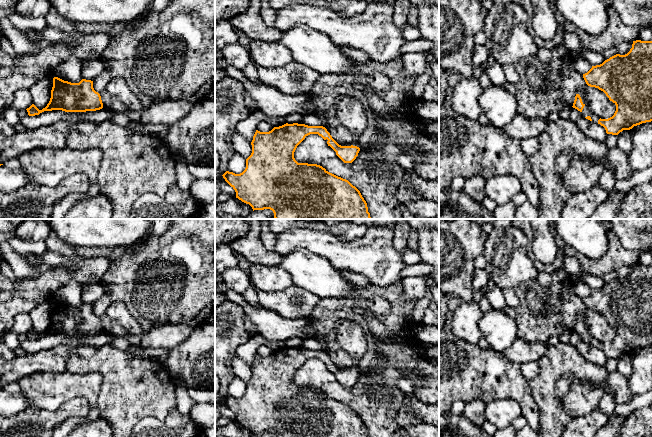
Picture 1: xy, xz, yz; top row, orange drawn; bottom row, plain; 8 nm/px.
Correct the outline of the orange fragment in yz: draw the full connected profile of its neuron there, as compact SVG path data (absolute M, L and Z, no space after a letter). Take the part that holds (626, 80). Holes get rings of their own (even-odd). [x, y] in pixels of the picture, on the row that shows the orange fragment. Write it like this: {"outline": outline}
{"outline": "M633 41L627 54L616 54L602 64L592 66L583 78L588 86L603 91L616 105L612 117L598 120L607 134L618 135L623 130L652 121L652 41Z"}

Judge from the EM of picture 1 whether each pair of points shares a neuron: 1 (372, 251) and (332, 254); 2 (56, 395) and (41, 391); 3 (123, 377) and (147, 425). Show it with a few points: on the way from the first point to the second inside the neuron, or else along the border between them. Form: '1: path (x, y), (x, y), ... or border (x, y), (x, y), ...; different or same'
1: path (362, 254), (342, 254); same
2: path (52, 391), (45, 391); same
3: border (164, 420), (143, 417), (134, 426); different

